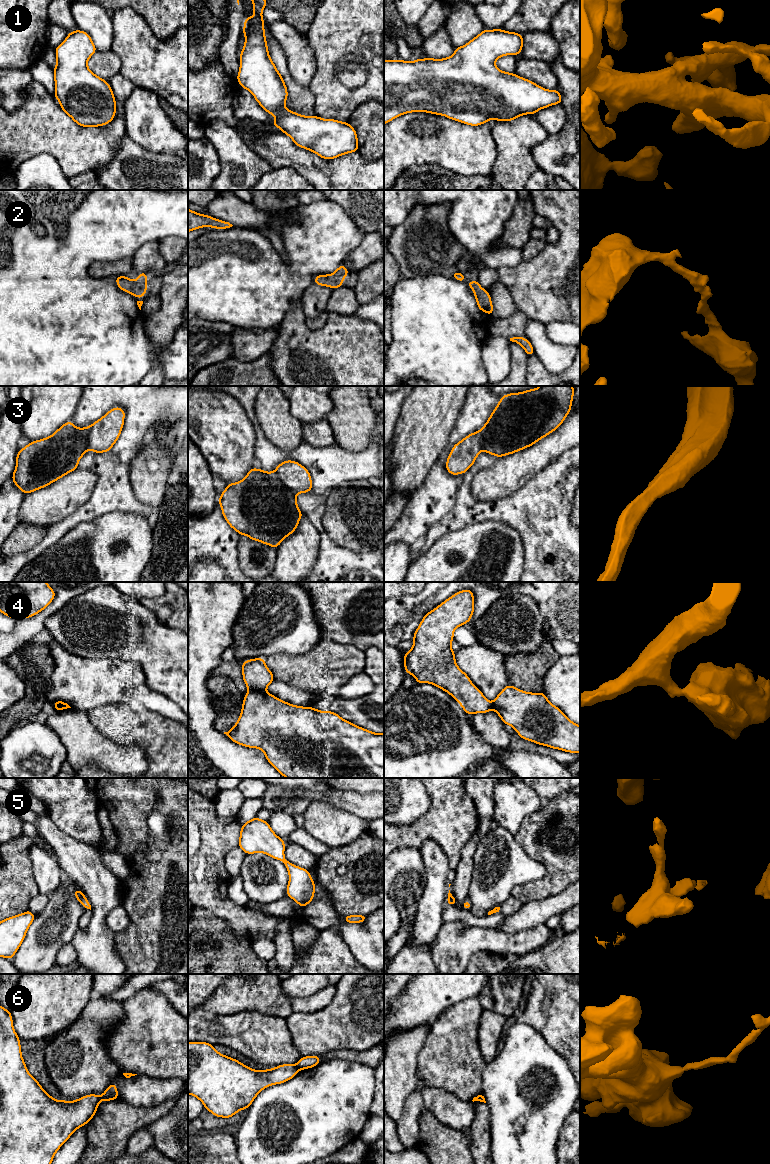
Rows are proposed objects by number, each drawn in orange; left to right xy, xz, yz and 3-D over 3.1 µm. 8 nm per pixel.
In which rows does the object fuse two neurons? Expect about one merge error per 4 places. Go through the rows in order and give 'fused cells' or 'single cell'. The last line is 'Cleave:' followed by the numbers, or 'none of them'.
1: single cell
2: single cell
3: fused cells
4: fused cells
5: single cell
6: fused cells
Cleave: 3, 4, 6

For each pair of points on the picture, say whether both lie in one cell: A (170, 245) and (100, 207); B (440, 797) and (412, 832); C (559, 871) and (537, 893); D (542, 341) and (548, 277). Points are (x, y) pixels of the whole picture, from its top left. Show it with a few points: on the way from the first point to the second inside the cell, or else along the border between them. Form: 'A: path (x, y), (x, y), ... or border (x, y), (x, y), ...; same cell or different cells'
A: border (177, 236), (166, 236), (158, 241); different cells
B: path (440, 807), (422, 826); same cell
C: path (554, 876), (542, 888); same cell
D: border (531, 318), (544, 324); different cells

